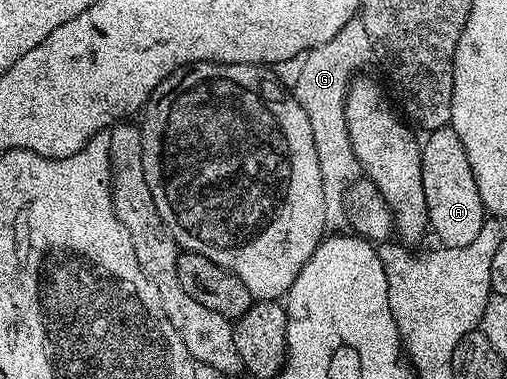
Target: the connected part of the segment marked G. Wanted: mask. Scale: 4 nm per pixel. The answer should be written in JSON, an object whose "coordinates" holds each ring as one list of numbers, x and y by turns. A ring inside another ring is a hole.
{"coordinates":[[359,17,348,21,335,38,308,51,305,68,297,85,291,89,296,101,303,107,311,123,315,139,316,157,319,159,320,177,323,179,324,223,326,232,342,234,348,228,345,211,345,192,360,178,358,157,351,147,345,119,345,99,353,78,369,61,372,62,373,44]]}

